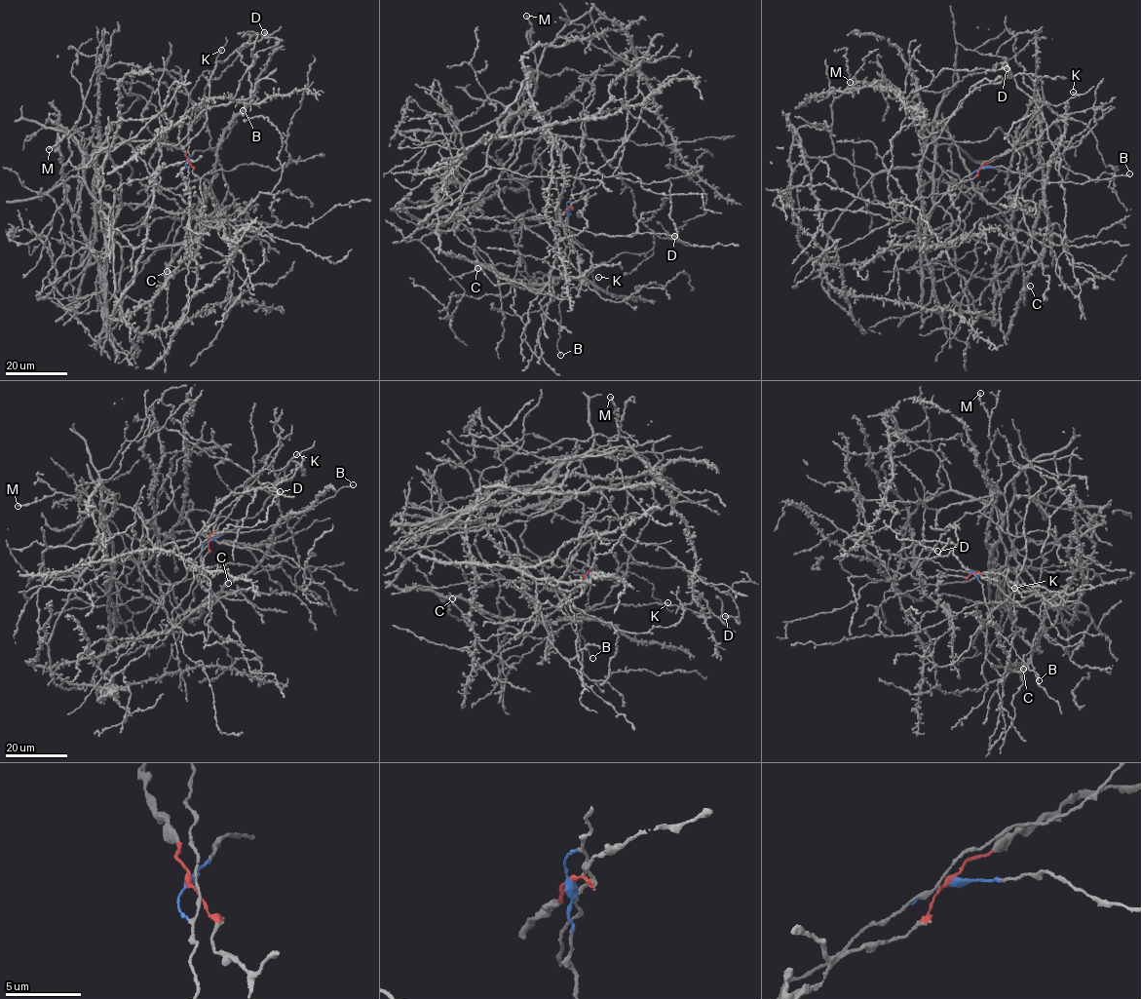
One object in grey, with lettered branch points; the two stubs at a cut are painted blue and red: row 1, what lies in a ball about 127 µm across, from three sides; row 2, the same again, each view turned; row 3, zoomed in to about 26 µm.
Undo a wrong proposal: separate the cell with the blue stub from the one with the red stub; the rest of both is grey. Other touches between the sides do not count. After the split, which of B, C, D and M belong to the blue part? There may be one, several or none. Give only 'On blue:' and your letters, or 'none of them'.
On blue: B

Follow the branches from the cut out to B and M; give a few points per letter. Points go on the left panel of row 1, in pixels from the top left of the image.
B: (187, 160), (196, 150), (210, 150), (220, 145), (237, 122), (236, 116), (243, 109)
M: (187, 160), (200, 184), (201, 238), (135, 247), (101, 229), (98, 172), (83, 135), (69, 131), (49, 149)

